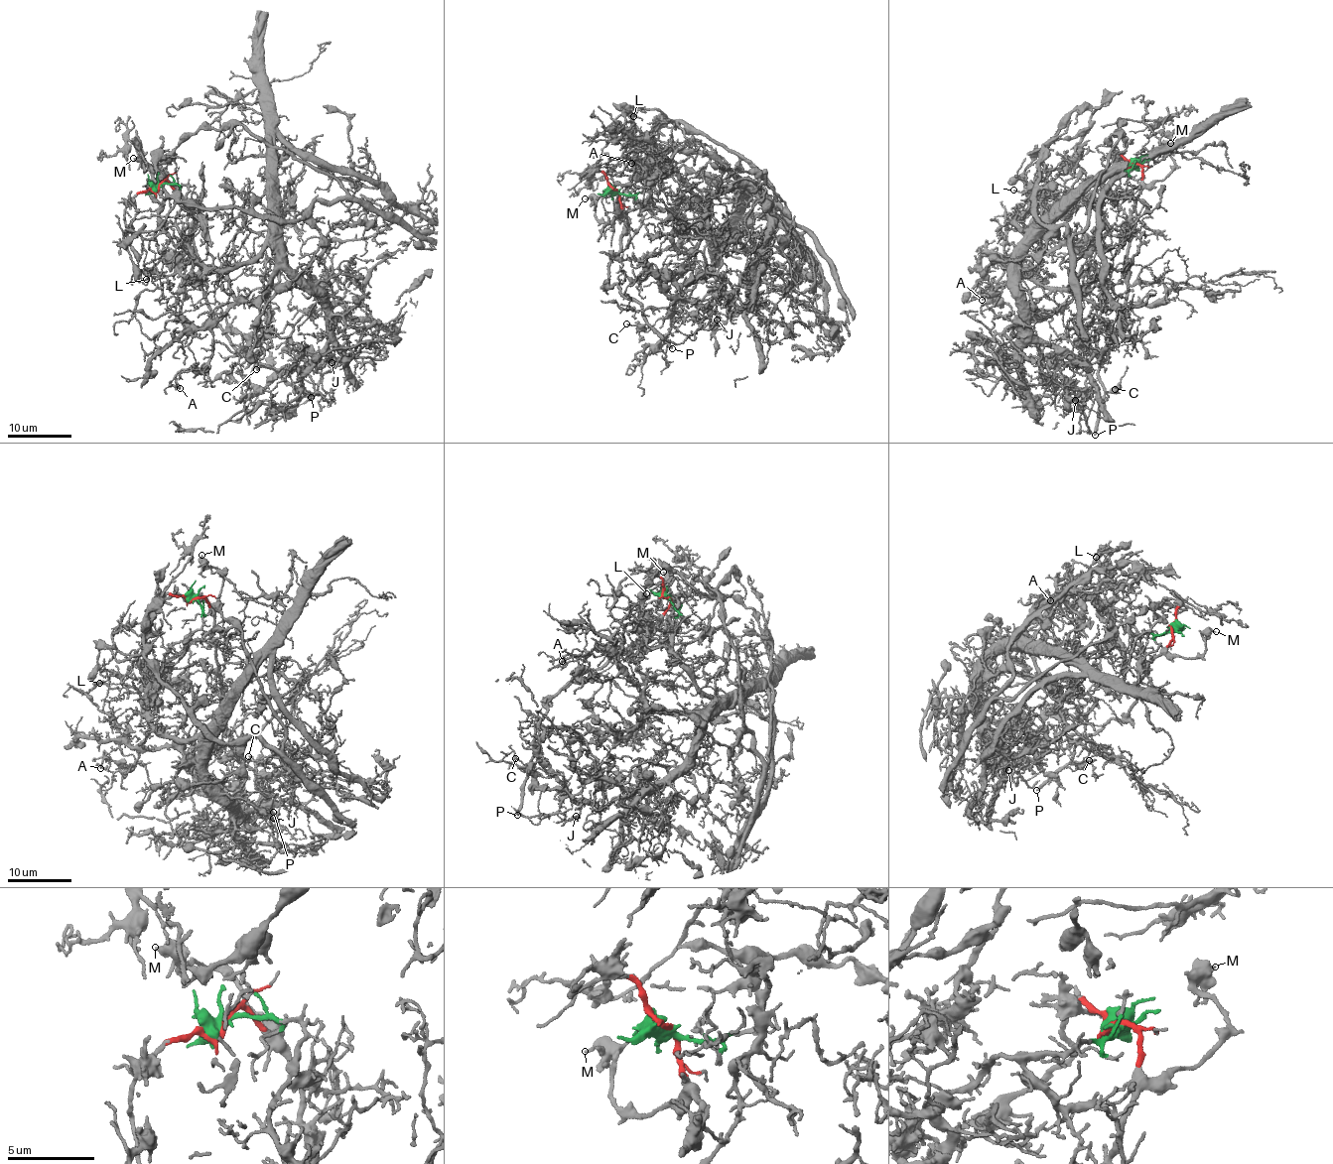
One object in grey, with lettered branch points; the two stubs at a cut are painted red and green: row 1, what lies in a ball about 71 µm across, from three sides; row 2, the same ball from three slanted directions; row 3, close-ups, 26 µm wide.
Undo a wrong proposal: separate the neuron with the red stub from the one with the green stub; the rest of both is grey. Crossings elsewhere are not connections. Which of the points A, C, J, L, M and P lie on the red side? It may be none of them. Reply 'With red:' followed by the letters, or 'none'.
With red: C, M, P

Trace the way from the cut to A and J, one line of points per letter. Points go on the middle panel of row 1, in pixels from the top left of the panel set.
A: (615, 191), (649, 190), (643, 170), (661, 161), (634, 137), (670, 173), (650, 178), (631, 163)
J: (615, 191), (649, 190), (643, 170), (683, 150), (762, 203), (763, 244), (716, 320)

